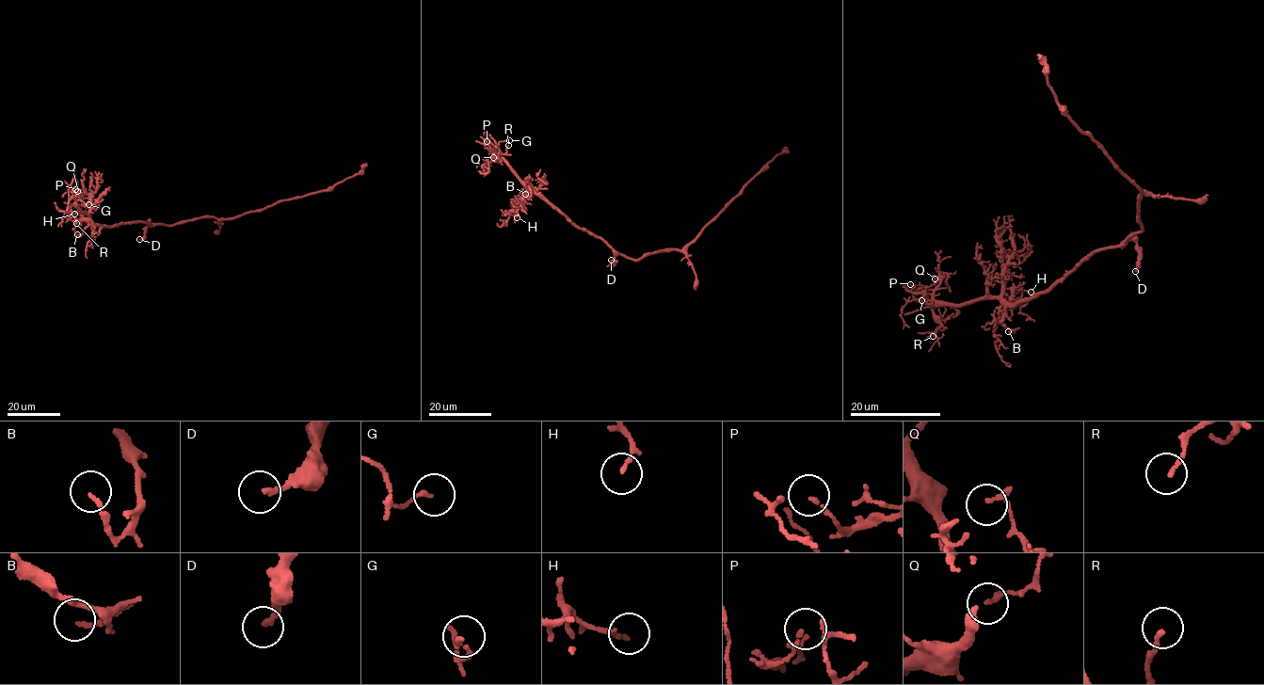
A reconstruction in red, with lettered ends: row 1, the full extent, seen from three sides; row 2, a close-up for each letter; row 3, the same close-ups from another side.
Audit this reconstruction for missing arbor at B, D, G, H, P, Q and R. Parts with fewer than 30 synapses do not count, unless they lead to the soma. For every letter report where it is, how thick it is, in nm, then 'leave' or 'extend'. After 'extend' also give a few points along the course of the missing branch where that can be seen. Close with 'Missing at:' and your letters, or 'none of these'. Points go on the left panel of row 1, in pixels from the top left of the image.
B: at (77, 234); 130 nm thick; leave
D: at (139, 239); 180 nm thick; leave
G: at (88, 204); 120 nm thick; leave
H: at (74, 214); 120 nm thick; leave
P: at (75, 189); 90 nm thick; leave
Q: at (77, 191); 170 nm thick; leave
R: at (76, 223); 150 nm thick; leave
Missing at: none of these

